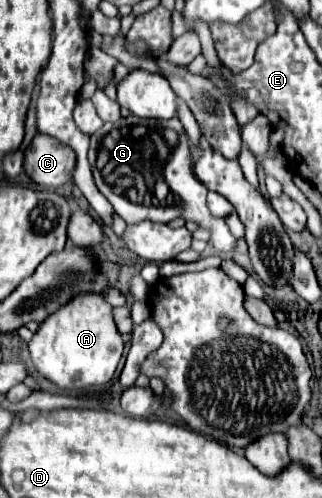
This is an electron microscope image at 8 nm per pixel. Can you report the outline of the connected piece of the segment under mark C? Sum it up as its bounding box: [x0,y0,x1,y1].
[23,133,75,189]

